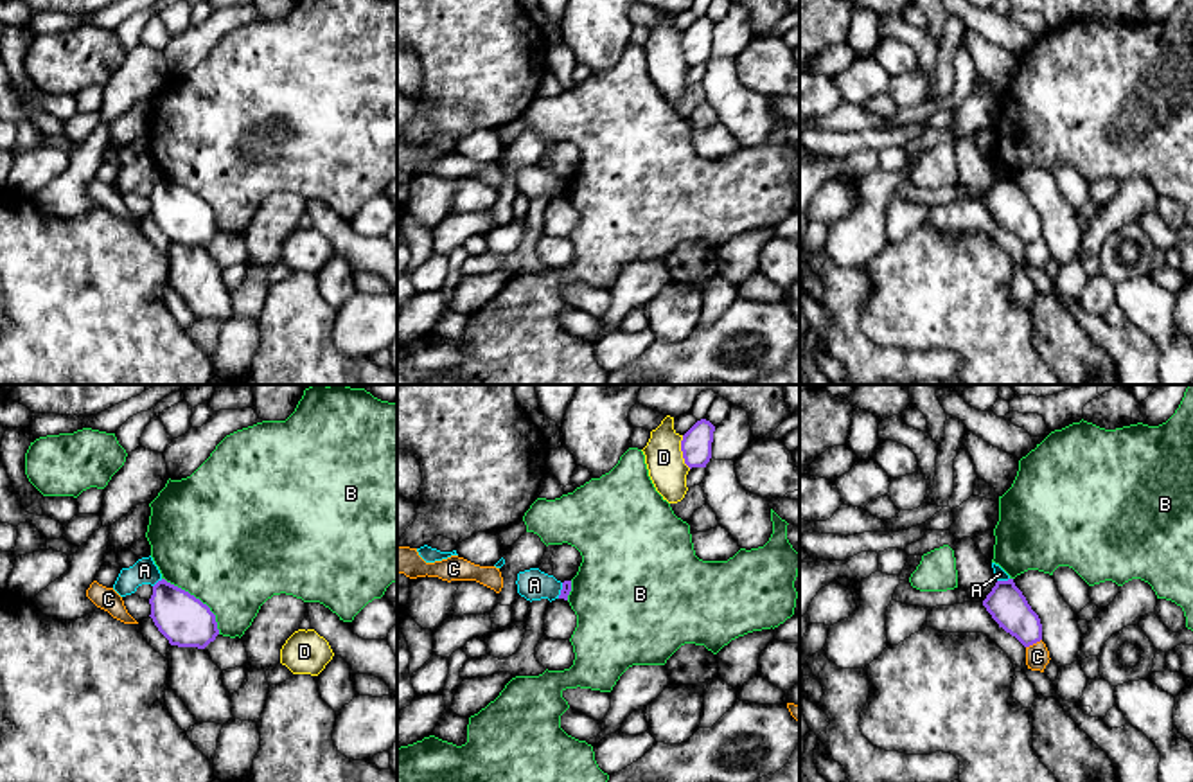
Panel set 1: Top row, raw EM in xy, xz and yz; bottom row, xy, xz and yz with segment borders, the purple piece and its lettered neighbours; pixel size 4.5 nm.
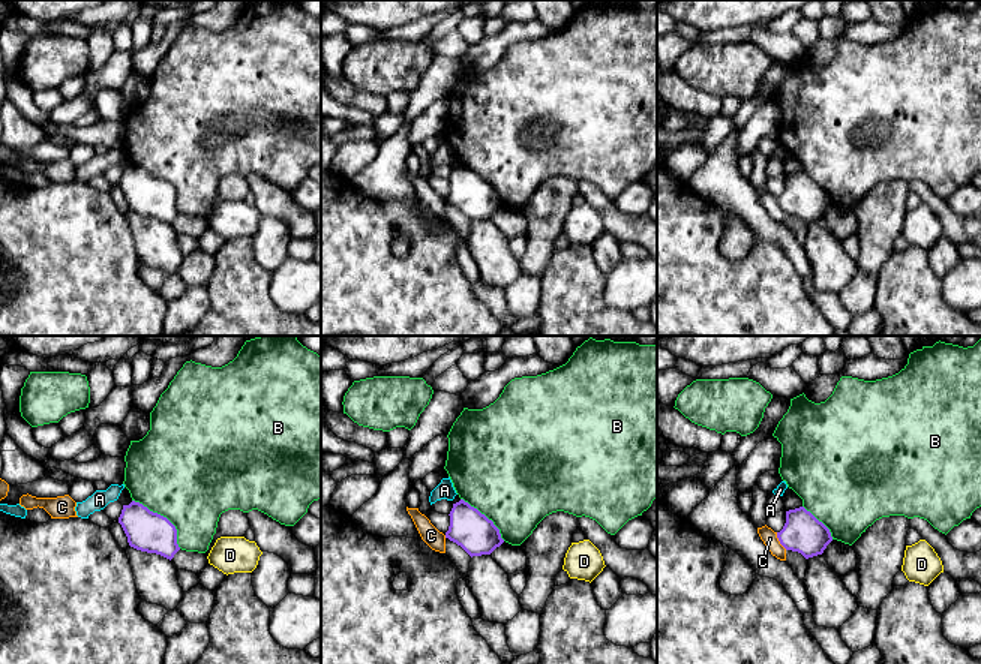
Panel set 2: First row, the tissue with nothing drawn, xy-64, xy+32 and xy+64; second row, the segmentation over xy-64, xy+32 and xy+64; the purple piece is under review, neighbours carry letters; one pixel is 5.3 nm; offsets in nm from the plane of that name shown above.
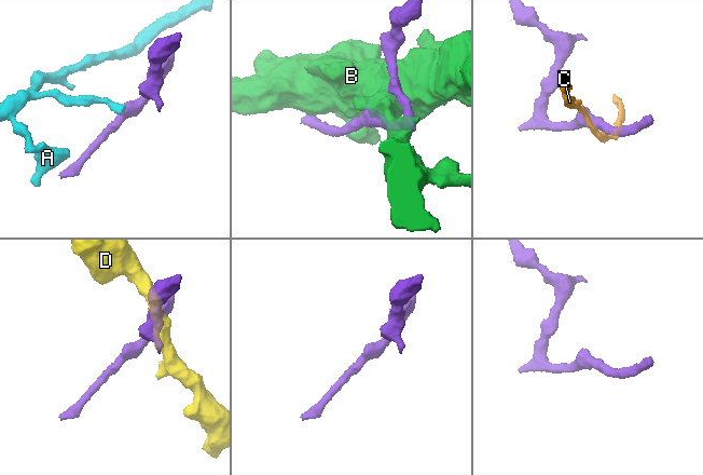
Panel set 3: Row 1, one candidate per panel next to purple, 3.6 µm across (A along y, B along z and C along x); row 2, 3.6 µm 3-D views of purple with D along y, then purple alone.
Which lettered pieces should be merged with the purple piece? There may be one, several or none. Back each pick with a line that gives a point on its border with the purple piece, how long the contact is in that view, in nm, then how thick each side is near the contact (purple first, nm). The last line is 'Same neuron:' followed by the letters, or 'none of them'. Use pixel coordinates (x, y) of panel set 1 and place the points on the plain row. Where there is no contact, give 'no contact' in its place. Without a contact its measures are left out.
Same neuron: none of them

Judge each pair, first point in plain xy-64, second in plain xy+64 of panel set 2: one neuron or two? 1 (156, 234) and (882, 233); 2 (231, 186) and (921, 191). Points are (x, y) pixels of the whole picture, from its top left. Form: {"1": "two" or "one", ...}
{"1": "two", "2": "two"}

